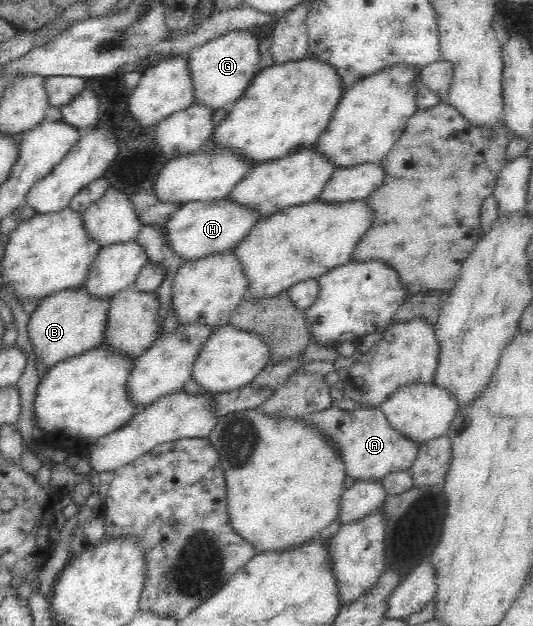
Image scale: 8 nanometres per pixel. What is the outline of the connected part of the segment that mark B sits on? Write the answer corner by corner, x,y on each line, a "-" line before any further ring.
63,288
51,292
37,303
37,308
30,315
27,324
29,339
33,345
36,359
40,359
47,369
59,360
70,355
97,347
105,341
107,313
111,307
111,296
93,296
87,288

